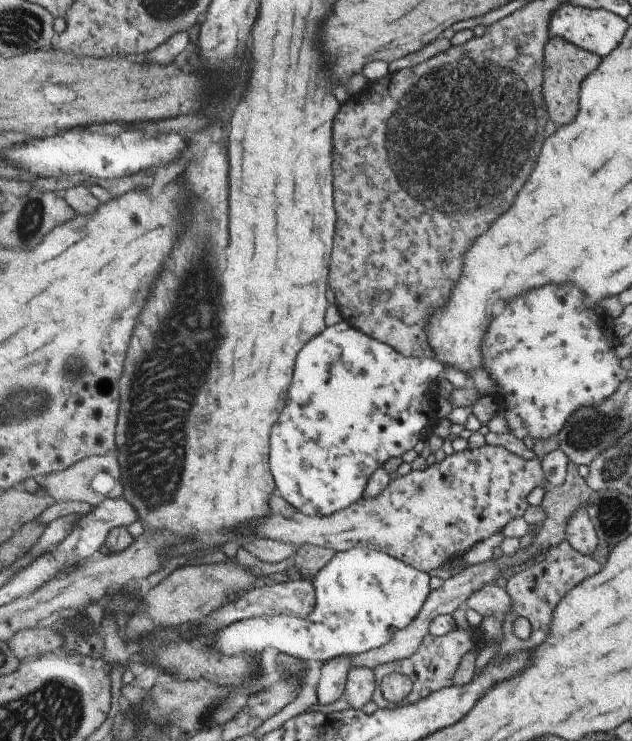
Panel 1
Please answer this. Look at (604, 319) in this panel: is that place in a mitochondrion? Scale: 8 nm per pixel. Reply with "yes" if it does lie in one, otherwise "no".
no

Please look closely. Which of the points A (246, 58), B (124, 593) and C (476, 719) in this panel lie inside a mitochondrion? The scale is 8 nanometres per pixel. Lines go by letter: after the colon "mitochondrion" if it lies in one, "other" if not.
A: other
B: other
C: other

